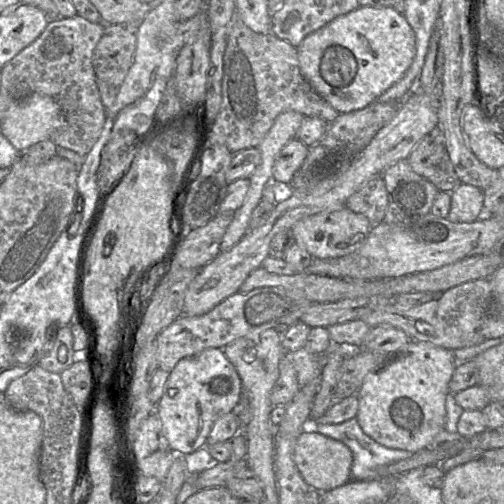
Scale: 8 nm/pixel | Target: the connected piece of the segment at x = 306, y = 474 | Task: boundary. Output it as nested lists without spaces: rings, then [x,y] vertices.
[[[306,428],[298,437],[294,461],[304,480],[320,492],[327,492],[351,480],[353,454],[350,448],[343,442],[325,436],[313,428]]]

